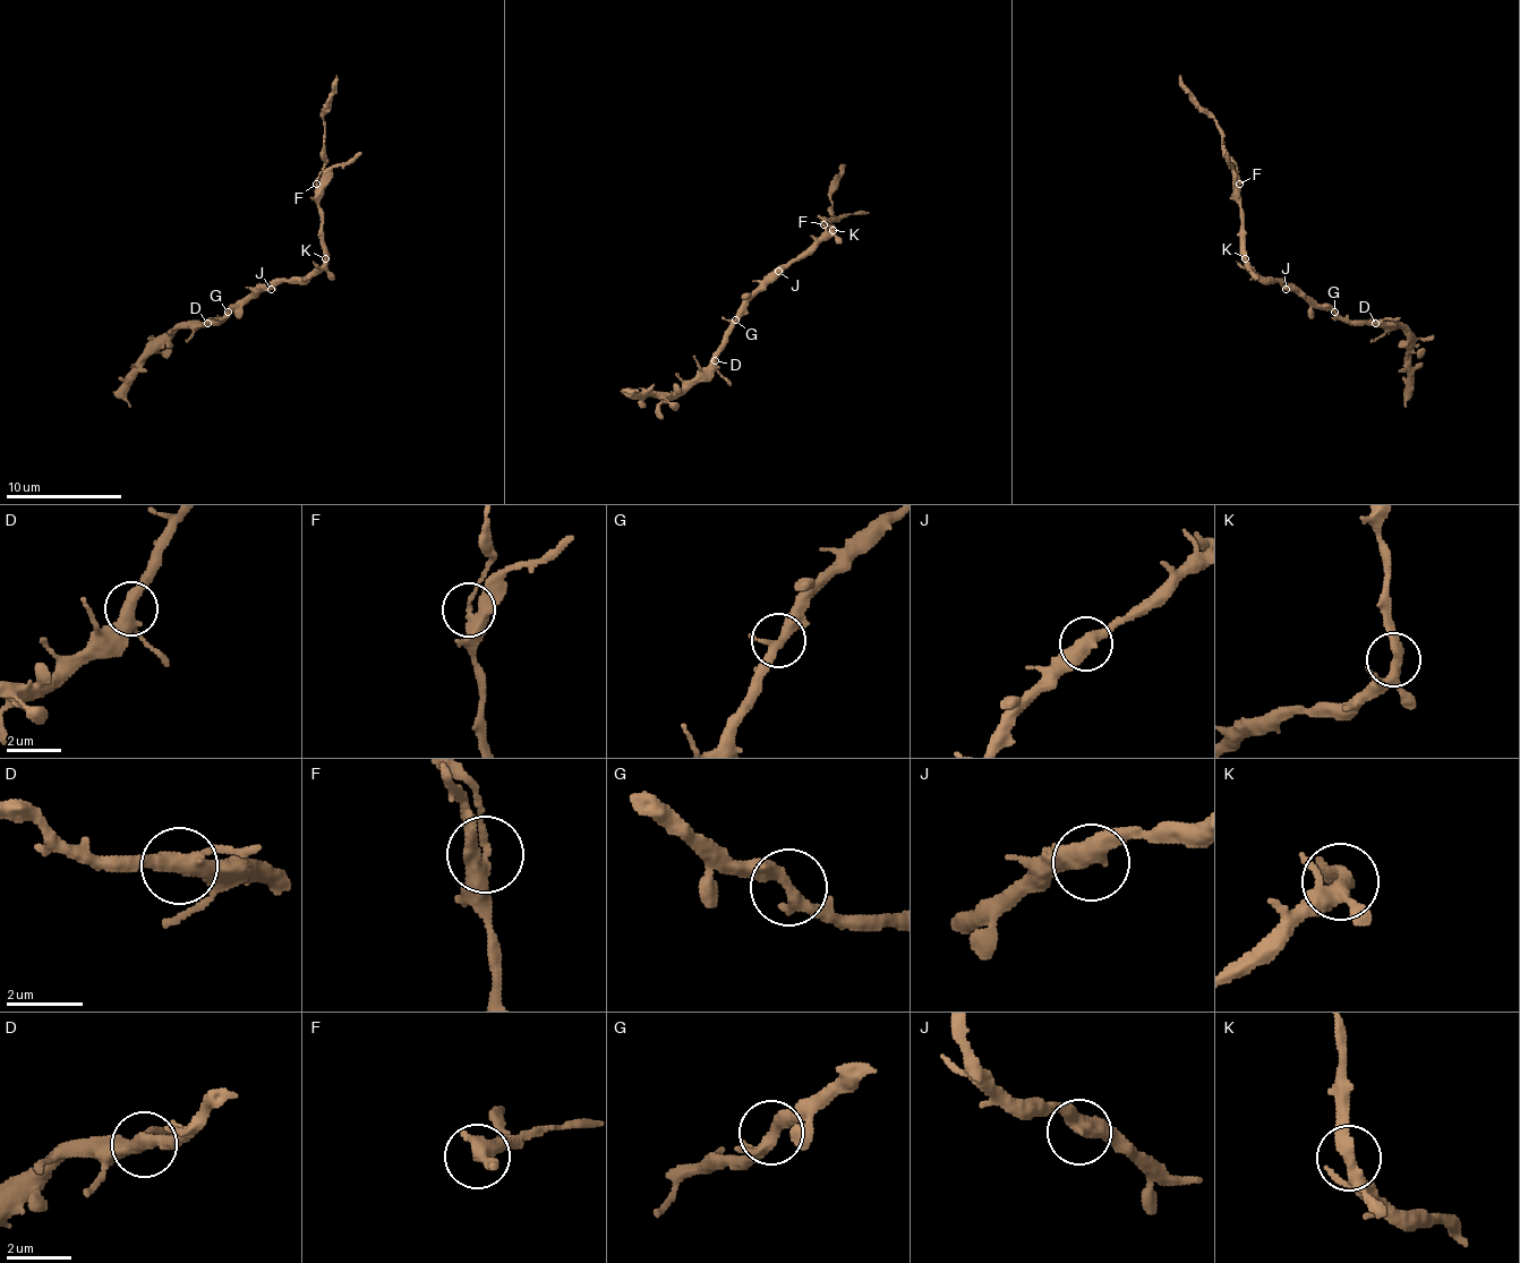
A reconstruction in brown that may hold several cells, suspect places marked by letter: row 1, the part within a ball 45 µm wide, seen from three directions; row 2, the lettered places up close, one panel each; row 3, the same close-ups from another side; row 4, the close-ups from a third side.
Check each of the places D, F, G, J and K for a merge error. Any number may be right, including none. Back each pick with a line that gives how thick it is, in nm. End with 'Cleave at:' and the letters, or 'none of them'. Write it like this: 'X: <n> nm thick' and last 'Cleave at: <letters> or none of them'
F: 360 nm thick
Cleave at: F

